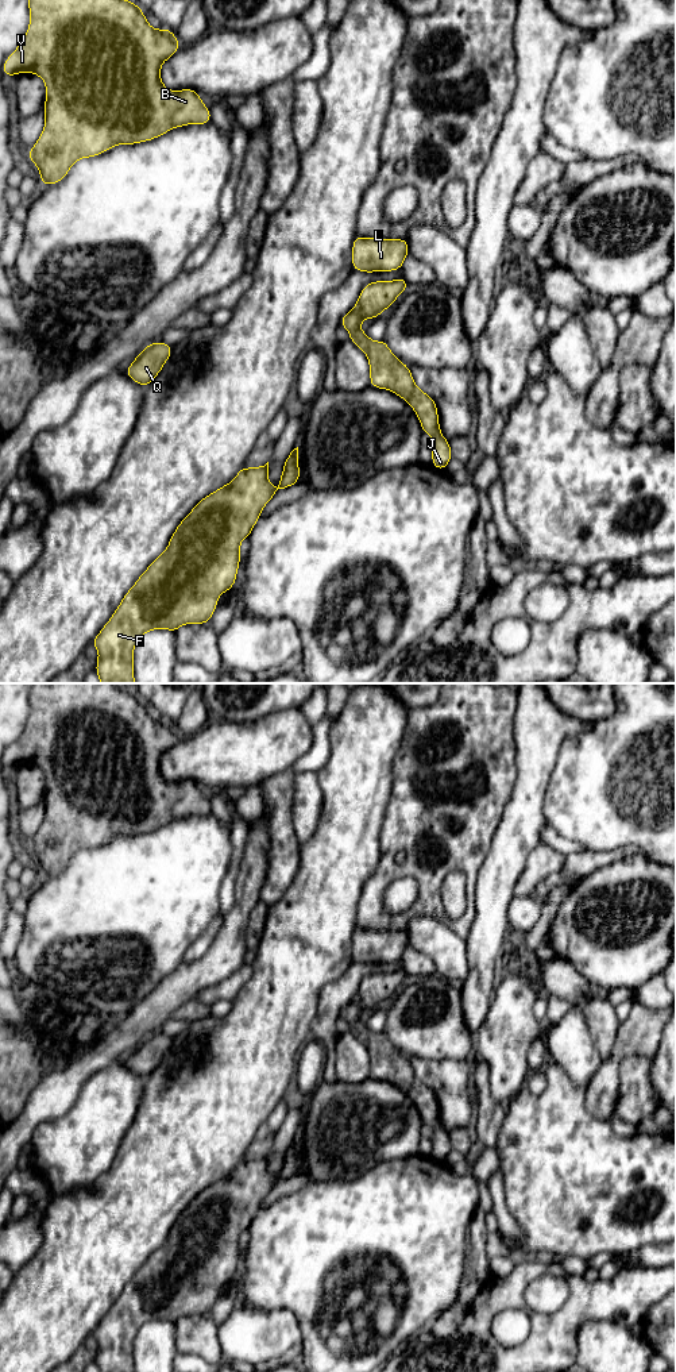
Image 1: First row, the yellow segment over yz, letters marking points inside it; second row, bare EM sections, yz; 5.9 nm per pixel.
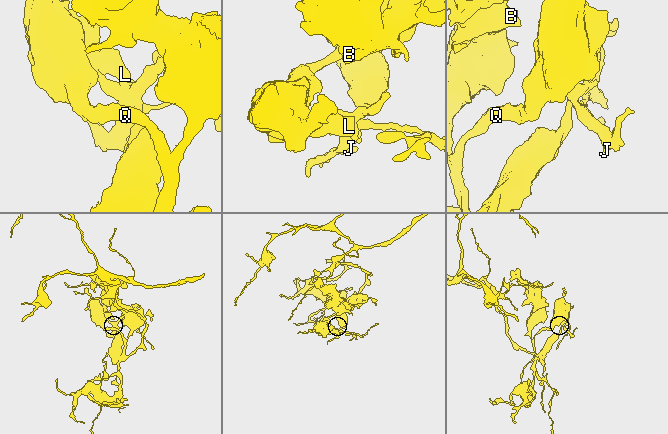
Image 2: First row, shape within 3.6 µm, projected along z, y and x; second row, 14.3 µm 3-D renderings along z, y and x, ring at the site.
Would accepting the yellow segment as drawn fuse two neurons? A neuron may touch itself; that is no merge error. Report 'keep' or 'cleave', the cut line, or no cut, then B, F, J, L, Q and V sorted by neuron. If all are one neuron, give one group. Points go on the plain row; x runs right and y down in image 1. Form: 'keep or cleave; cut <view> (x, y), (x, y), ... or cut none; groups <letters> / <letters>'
cleave; cut yz (356, 997), (356, 1001), (352, 1004); groups B J L Q V / F

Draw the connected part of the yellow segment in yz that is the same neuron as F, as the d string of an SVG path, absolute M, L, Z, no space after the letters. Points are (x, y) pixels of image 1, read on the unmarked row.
M297 1138L285 1152L277 1179L269 1172L269 1153L242 1159L229 1175L190 1202L167 1240L136 1271L93 1330L100 1372L135 1372L134 1341L146 1323L208 1315L219 1288L235 1276L242 1232L250 1228L277 1182L298 1172Z

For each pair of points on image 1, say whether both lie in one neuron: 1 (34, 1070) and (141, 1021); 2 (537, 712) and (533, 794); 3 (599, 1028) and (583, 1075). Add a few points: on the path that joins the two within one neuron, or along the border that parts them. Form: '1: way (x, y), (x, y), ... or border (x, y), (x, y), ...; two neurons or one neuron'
1: border (43, 1074), (26, 1101); two neurons
2: way (537, 732), (537, 755), (533, 774); one neuron
3: border (580, 1013), (602, 1059); two neurons

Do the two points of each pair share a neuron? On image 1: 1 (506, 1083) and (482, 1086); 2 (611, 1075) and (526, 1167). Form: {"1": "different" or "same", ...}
{"1": "different", "2": "different"}

